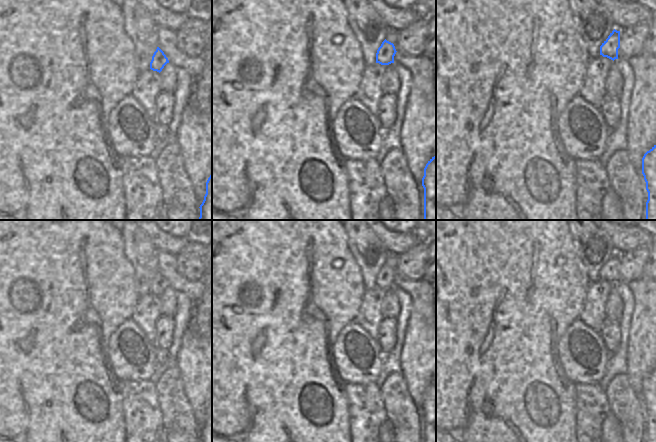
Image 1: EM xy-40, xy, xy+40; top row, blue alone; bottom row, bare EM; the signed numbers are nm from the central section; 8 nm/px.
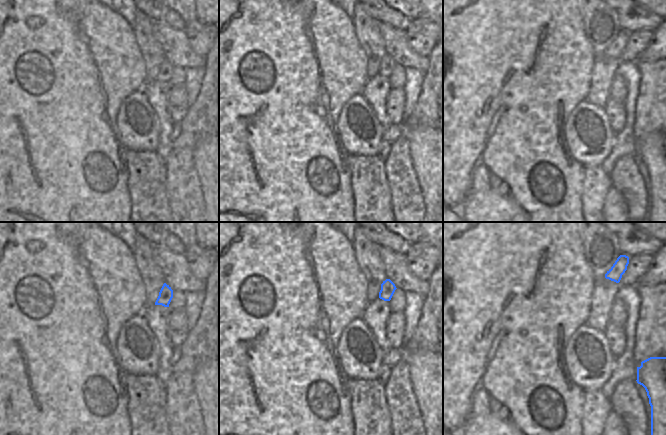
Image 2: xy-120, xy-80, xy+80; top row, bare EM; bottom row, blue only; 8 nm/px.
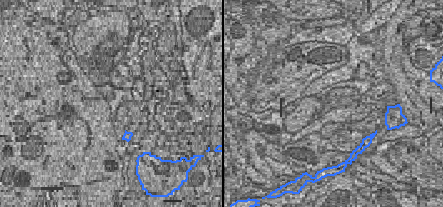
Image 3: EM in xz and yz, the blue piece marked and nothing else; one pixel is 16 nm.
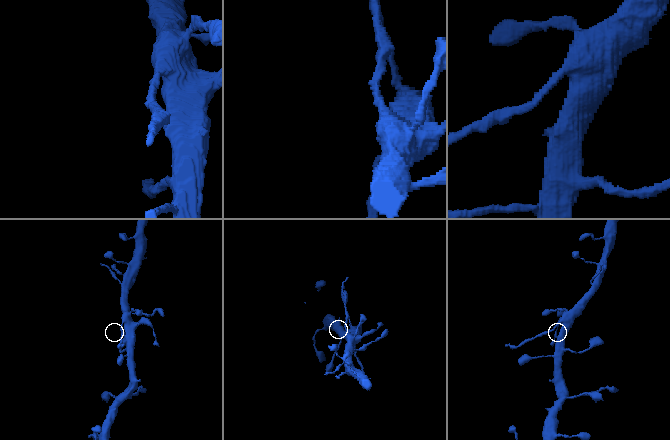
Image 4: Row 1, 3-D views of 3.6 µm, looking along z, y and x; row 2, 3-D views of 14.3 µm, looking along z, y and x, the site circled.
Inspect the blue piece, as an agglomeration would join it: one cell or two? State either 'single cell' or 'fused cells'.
fused cells

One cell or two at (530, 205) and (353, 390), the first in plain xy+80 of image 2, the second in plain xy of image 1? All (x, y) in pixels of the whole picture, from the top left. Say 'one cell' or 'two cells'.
two cells

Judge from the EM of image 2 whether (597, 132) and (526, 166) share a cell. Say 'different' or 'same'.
different

